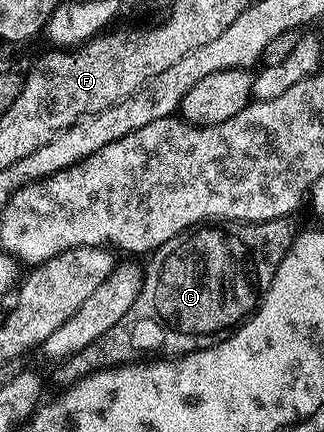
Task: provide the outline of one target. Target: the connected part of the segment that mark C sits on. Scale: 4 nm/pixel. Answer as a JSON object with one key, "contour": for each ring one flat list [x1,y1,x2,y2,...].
{"contour":[[278,218,268,222,200,224,181,231,173,236,173,240,165,240,165,244,150,255,151,263,145,266,141,292,137,292,133,308,129,308,129,312,125,312,125,316,105,332,105,336,97,336,97,340,81,348,81,352,62,359,51,374,52,380,59,388,74,386,90,374,128,365,132,361,131,350,151,354,147,356,182,356,224,342,228,334,258,307,259,299,271,287,275,269,287,255,293,241,293,229,289,223,287,218]]}

